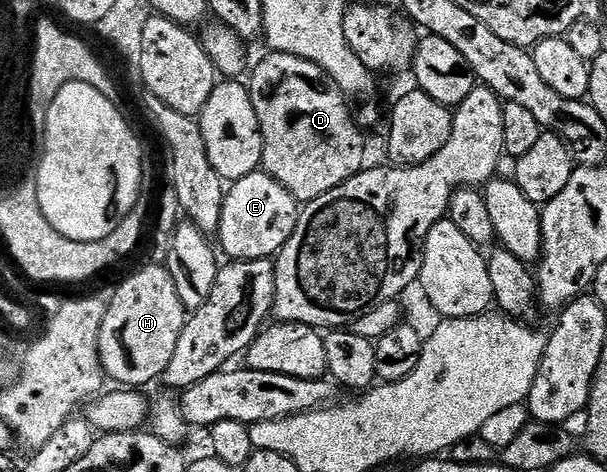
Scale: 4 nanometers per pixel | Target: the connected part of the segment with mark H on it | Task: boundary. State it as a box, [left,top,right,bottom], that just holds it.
[98,265,188,389]

